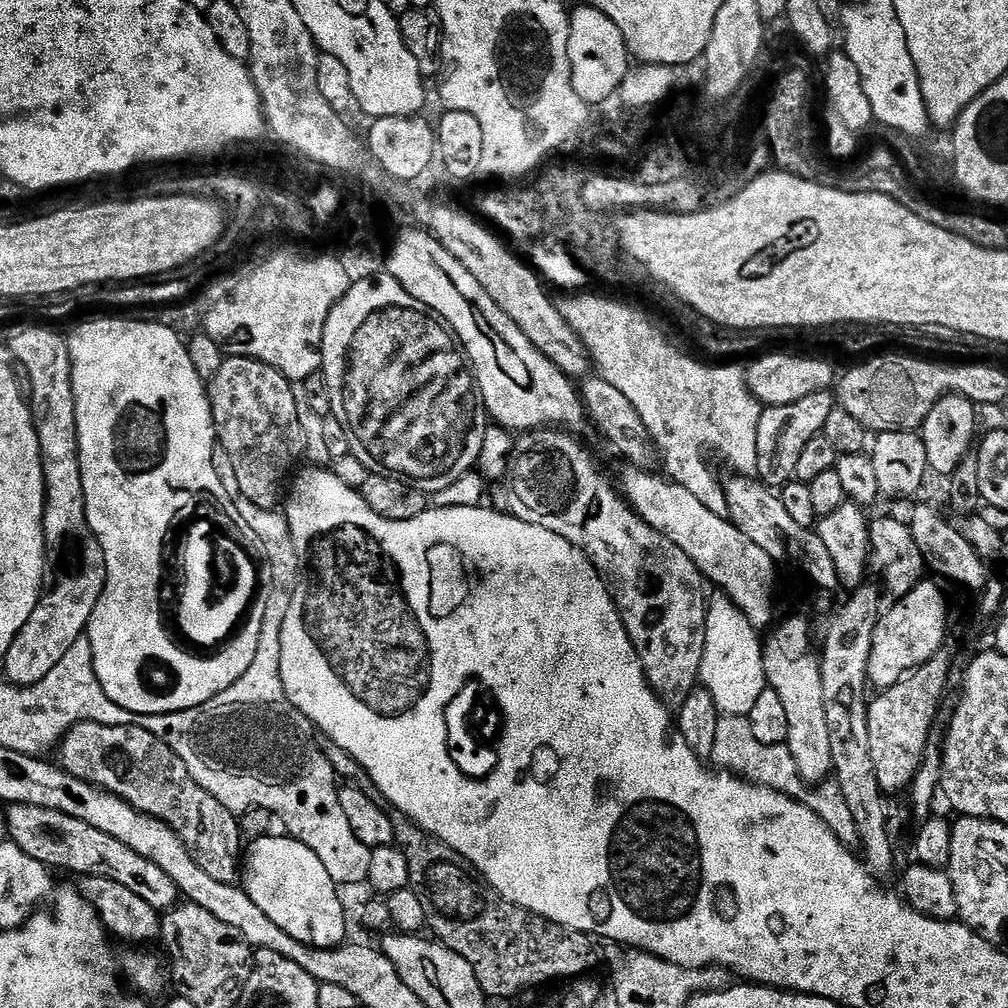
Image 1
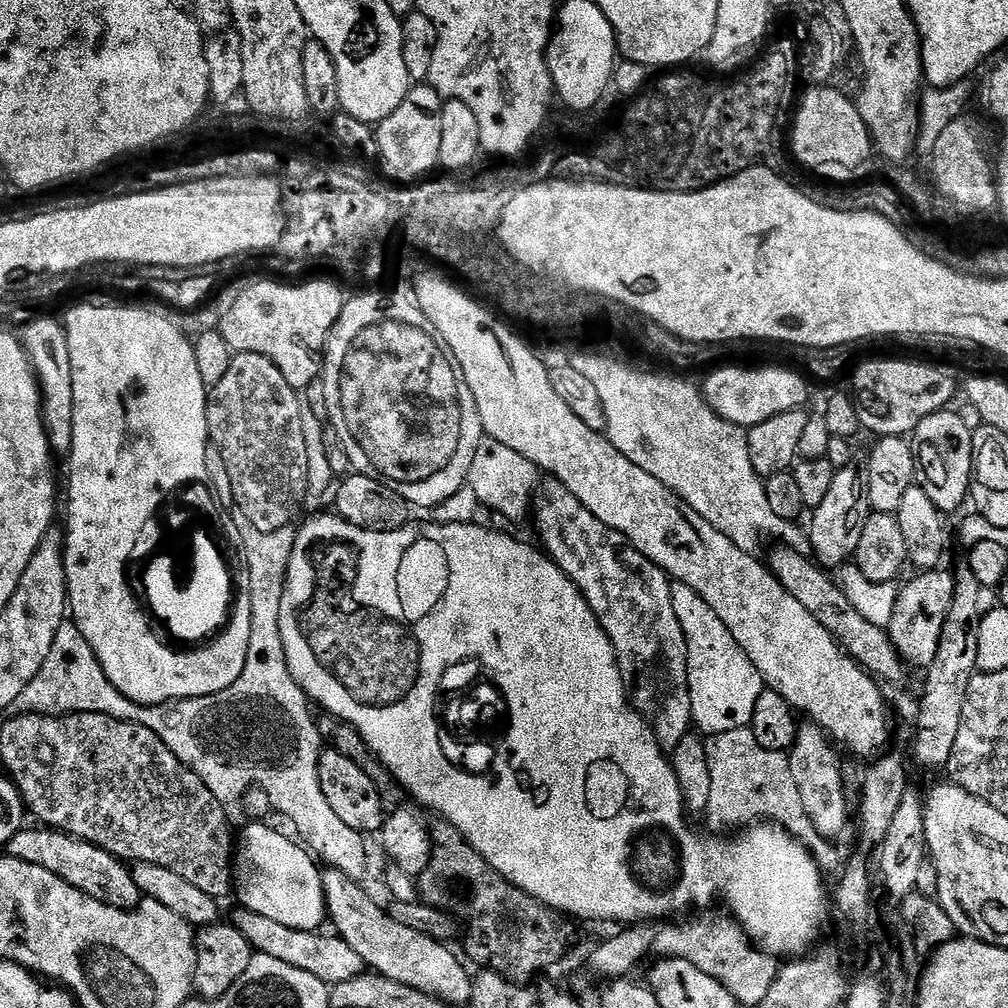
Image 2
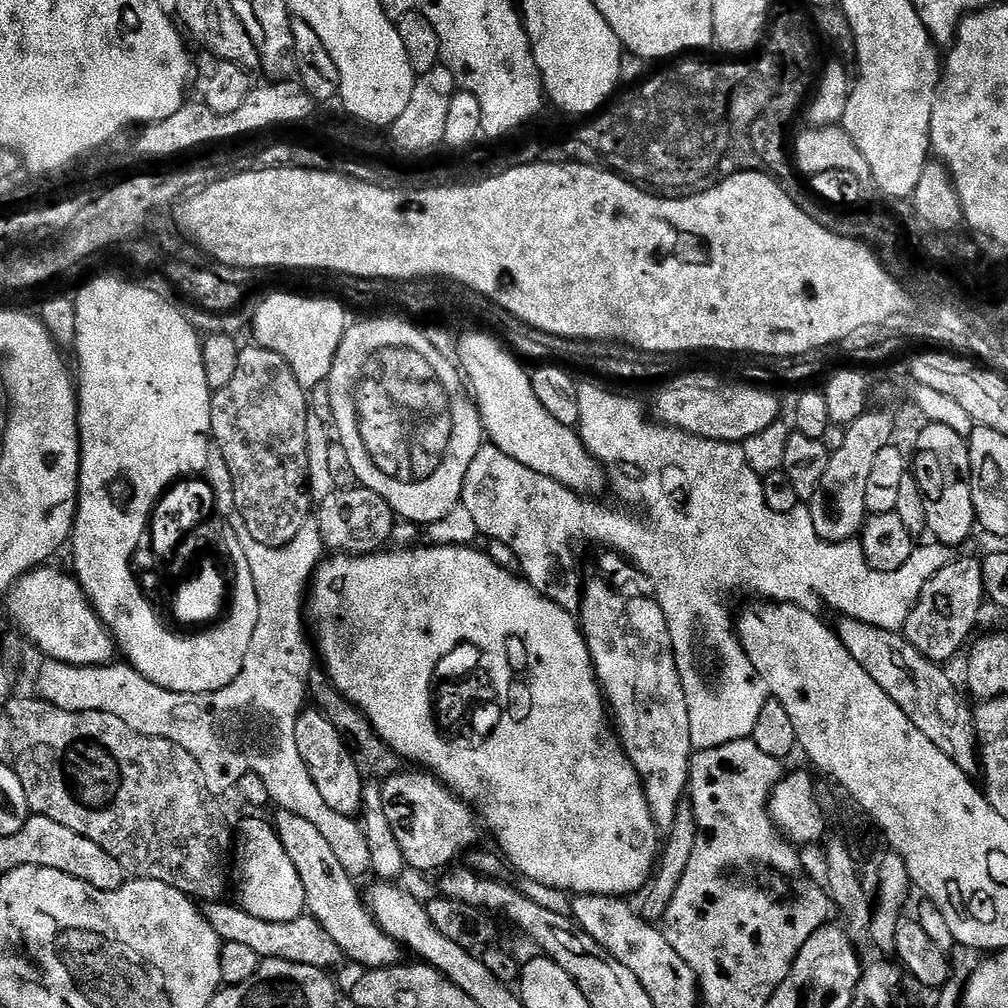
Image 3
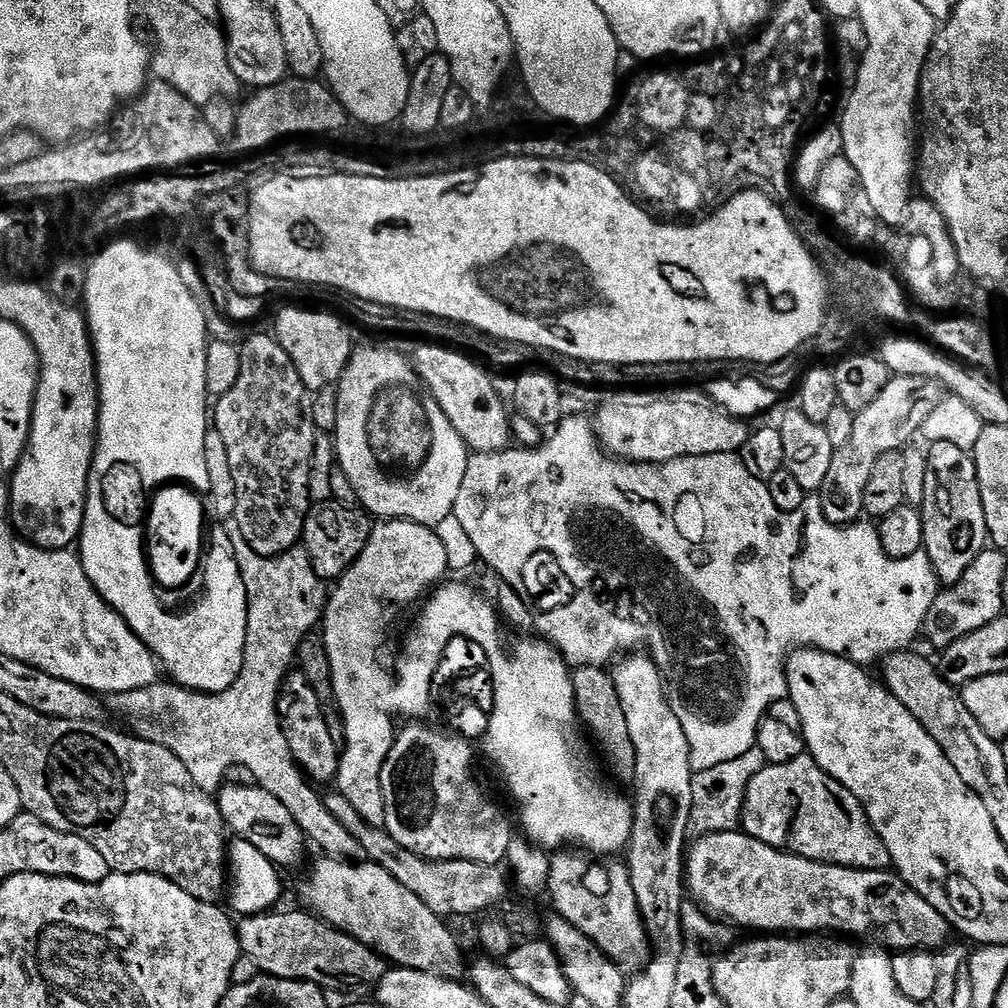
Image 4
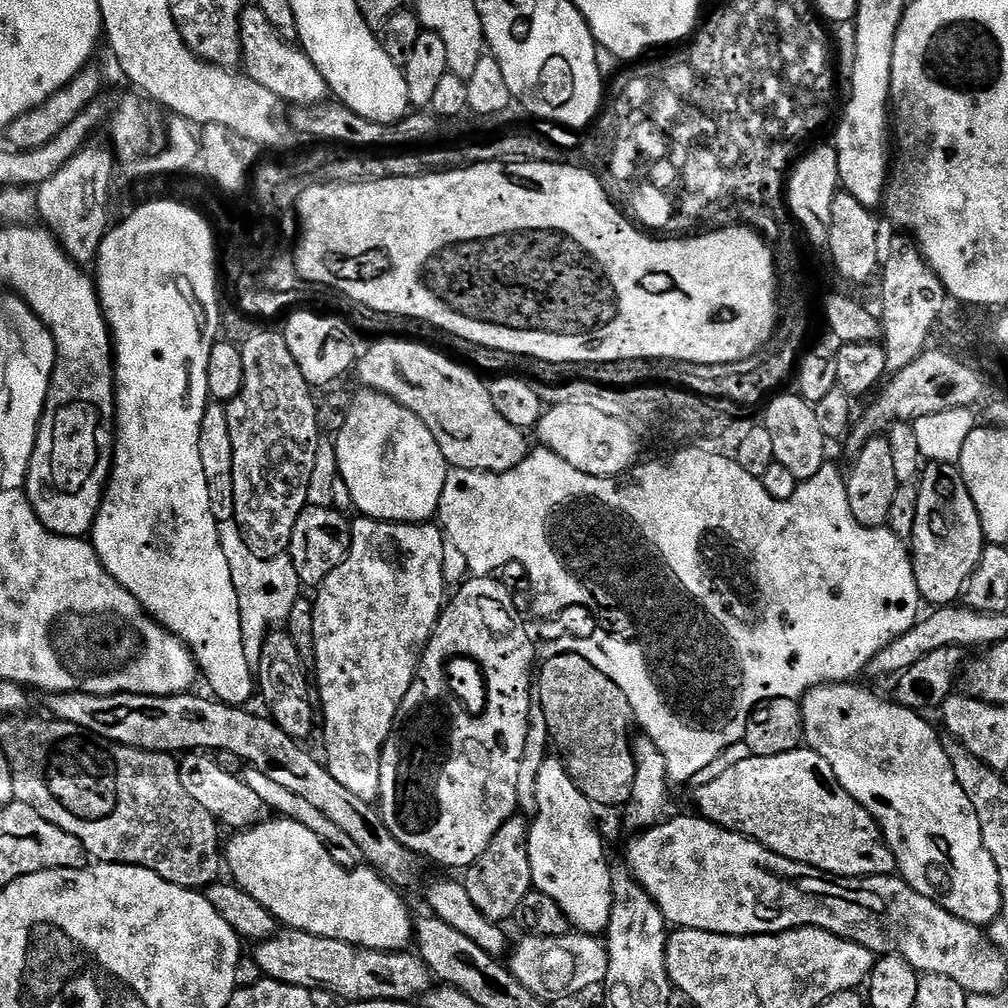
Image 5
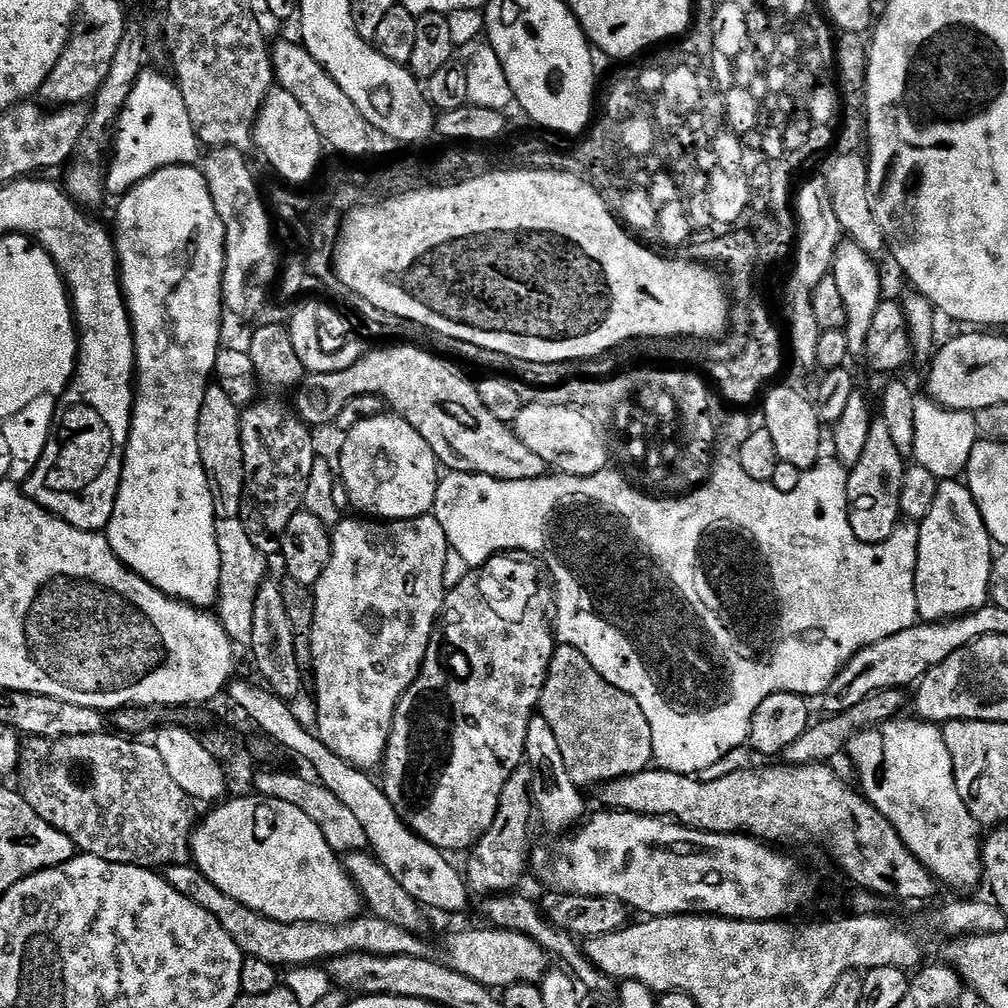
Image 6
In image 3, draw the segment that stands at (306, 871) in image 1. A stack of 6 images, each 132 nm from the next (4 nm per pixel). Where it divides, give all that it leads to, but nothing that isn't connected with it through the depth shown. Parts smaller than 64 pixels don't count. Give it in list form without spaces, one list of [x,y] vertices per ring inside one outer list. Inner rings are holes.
[[[252,814],[249,820],[244,820],[240,825],[234,828],[234,872],[240,875],[240,900],[238,899],[238,907],[246,914],[254,914],[254,918],[262,918],[266,922],[290,922],[294,918],[305,915],[306,909],[306,890],[302,890],[302,878],[298,878],[298,870],[294,870],[294,862],[290,862],[290,854],[286,854],[286,850],[282,846],[282,842],[276,837],[276,829],[271,823],[268,824],[264,820],[259,820],[259,815]]]

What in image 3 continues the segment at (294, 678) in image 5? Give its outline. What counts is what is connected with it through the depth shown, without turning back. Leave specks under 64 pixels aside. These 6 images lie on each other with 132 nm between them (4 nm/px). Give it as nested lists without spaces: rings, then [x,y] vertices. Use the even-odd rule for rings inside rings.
[[[315,708],[305,709],[300,713],[295,727],[295,741],[298,742],[298,751],[306,770],[310,770],[310,778],[314,786],[318,786],[318,794],[322,794],[326,806],[343,816],[359,817],[362,812],[362,777],[330,718]]]

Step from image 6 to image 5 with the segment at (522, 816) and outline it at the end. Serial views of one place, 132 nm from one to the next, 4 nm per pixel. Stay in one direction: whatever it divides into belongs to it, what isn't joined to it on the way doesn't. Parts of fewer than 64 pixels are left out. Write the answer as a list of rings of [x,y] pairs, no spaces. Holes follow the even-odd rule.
[[[517,814],[494,834],[490,846],[463,873],[462,883],[466,894],[474,901],[474,906],[485,918],[493,922],[505,922],[519,913],[523,899],[533,891],[532,871],[528,857],[529,825]]]

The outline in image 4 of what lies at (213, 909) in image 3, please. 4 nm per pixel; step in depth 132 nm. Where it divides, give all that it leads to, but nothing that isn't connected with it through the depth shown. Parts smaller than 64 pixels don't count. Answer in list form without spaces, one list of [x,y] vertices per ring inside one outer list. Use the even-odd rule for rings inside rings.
[[[269,910],[260,912],[257,916],[245,916],[236,924],[236,936],[240,939],[241,953],[254,958],[257,969],[263,975],[287,980],[305,980],[317,984],[322,989],[333,988],[353,994],[359,993],[359,988],[375,989],[376,983],[383,978],[386,971],[386,961],[380,953],[372,951],[367,944],[355,940],[347,932],[332,927],[311,911],[280,911]]]

